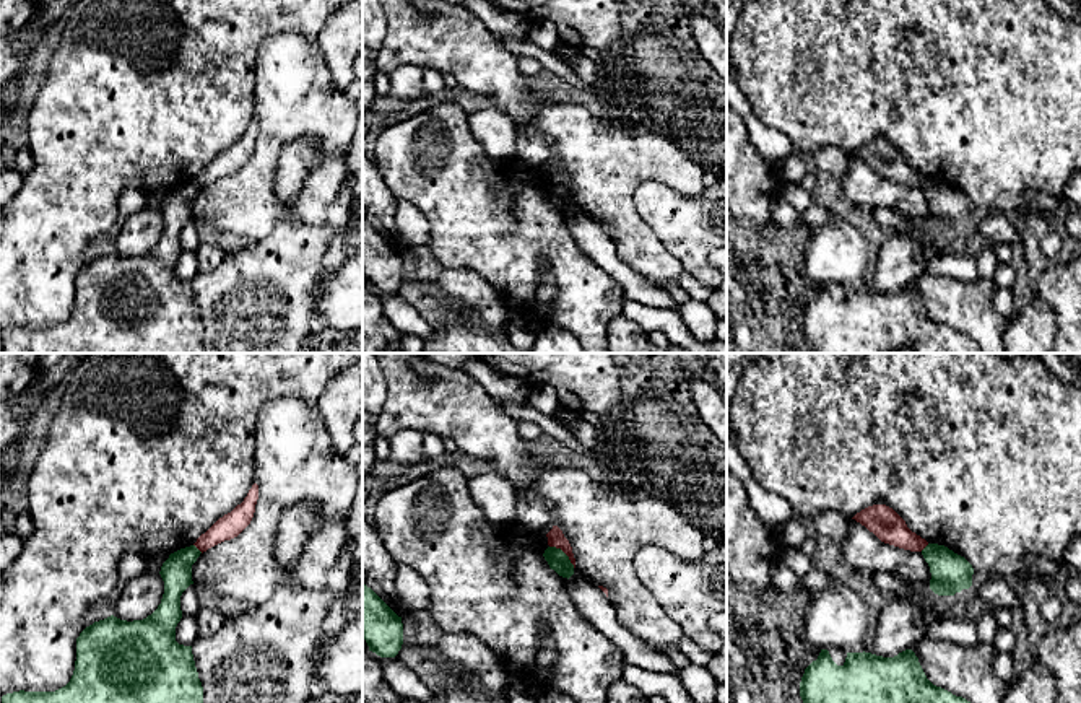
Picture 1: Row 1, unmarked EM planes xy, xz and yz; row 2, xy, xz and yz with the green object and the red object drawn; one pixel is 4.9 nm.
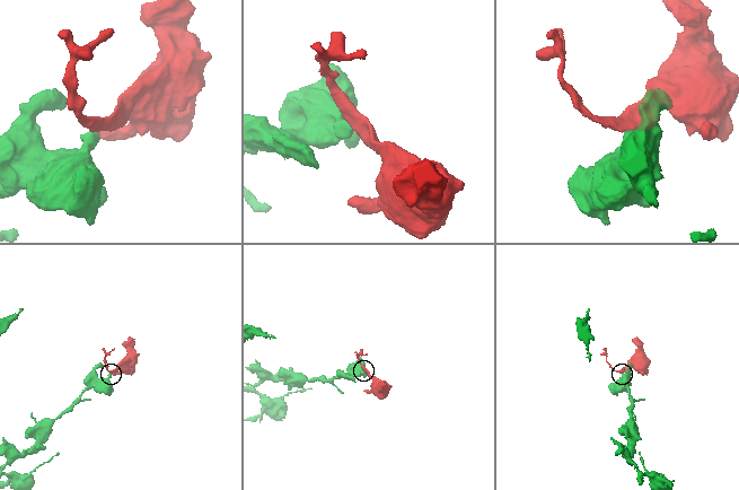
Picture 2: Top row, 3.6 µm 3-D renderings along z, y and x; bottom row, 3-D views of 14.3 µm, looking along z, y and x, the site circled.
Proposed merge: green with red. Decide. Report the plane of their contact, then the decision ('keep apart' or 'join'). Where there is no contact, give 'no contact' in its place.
meets green in xz; keep apart

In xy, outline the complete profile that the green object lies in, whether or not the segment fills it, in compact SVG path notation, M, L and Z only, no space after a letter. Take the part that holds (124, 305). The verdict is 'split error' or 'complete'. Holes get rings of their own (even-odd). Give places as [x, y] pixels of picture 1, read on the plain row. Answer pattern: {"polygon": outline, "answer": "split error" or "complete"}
{"polygon": "M195 181L169 190L161 202L164 229L158 244L143 255L120 255L114 251L86 262L76 273L76 296L70 317L55 327L13 327L2 332L2 353L203 353L203 322L192 282L176 277L182 254L180 231L193 220L192 200L200 192Z", "answer": "complete"}

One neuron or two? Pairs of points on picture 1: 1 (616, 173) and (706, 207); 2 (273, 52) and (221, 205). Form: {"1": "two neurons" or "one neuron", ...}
{"1": "two neurons", "2": "one neuron"}

